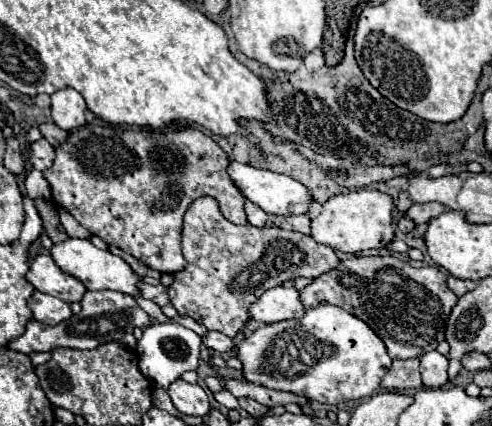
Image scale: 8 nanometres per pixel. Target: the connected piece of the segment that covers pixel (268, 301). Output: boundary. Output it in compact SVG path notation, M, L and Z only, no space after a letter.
M274 287L248 307L248 315L260 323L276 323L304 315L304 305L298 301L298 291L290 287Z

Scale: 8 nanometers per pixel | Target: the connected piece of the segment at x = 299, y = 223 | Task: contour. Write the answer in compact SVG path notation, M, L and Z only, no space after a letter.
M292 215L292 217L274 217L274 225L288 231L298 231L304 235L310 235L310 217L308 215Z

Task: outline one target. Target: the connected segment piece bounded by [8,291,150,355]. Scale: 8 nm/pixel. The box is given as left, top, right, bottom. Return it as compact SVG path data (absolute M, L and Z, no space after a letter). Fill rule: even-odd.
M86 291L82 299L82 311L78 315L72 315L68 321L62 321L54 327L42 325L38 321L28 321L26 331L8 343L8 349L32 355L40 351L52 351L56 347L70 347L70 349L94 349L108 341L118 341L122 333L132 333L134 327L146 327L150 325L150 317L144 309L138 307L138 303L124 293L118 291Z

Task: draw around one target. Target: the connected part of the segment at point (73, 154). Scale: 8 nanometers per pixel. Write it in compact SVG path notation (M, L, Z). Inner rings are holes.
M86 123L80 129L72 129L68 133L68 139L60 147L56 147L54 163L50 169L42 171L42 175L50 183L52 203L56 207L66 209L92 235L100 237L110 247L118 247L124 253L130 253L150 269L156 269L160 273L178 273L186 267L186 259L182 255L180 245L180 233L182 217L190 201L202 195L210 195L220 203L220 211L230 223L248 223L244 213L246 197L230 179L226 171L228 163L230 159L220 149L220 145L194 127L148 131Z

